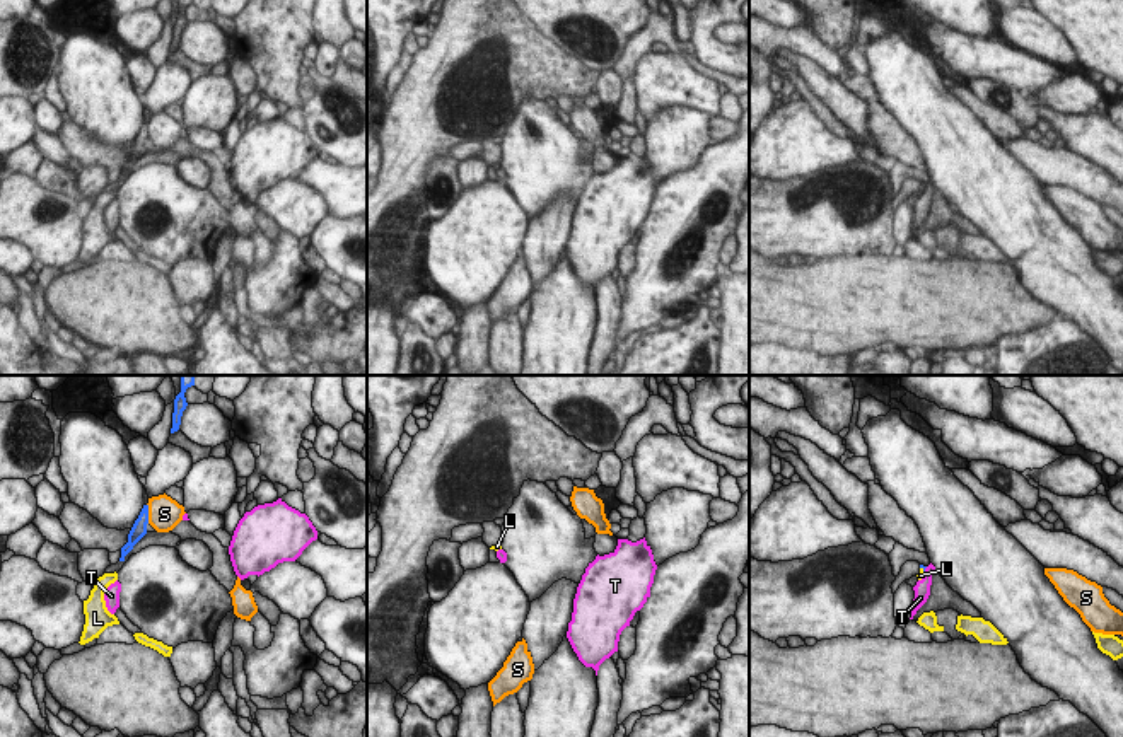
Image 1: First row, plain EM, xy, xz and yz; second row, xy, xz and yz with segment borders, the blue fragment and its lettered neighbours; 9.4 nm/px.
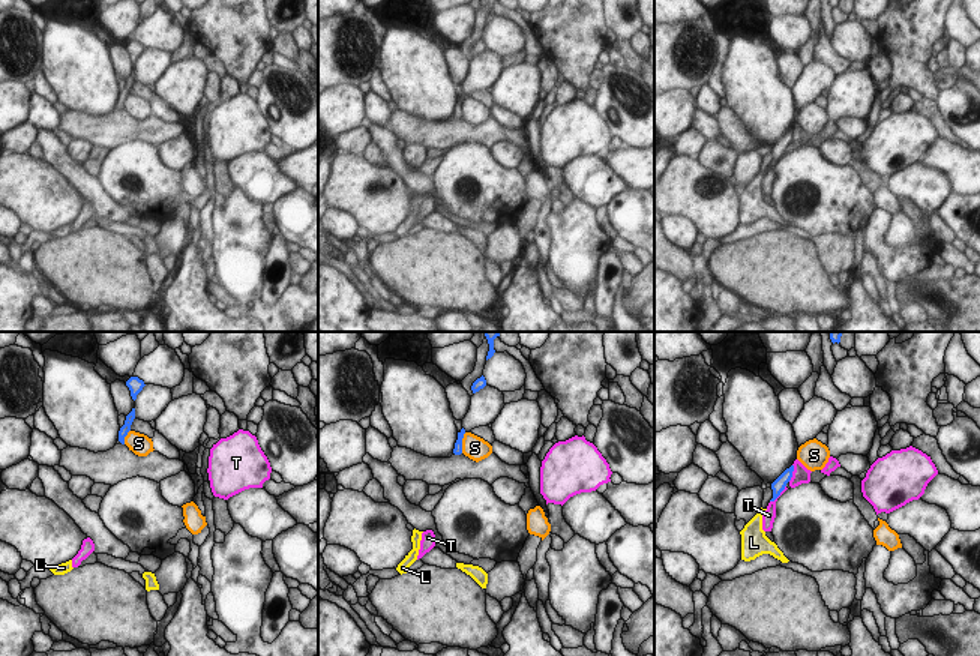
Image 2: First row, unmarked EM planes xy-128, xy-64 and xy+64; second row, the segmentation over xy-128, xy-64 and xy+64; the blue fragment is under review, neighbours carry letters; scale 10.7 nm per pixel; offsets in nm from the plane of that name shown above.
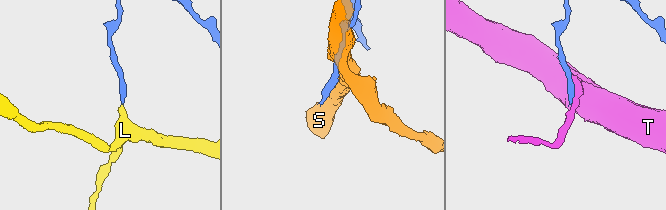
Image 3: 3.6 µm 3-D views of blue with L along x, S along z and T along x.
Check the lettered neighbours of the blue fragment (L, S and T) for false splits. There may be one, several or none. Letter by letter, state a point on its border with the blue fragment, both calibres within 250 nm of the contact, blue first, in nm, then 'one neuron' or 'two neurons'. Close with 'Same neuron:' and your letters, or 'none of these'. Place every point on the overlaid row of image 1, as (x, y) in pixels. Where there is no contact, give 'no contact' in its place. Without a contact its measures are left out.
L: meets blue in yz at (922, 567); 30 nm thick on the blue side, 60 nm on the other; one neuron
S: meets blue in xy at (147, 514); 140 nm thick on the blue side, 320 nm on the other; two neurons
T: meets blue in yz at (924, 570); 30 nm thick on the blue side, 160 nm on the other; two neurons
Same neuron: L

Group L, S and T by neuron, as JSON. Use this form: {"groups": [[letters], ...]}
{"groups": [["L"], ["S"], ["T"]]}

